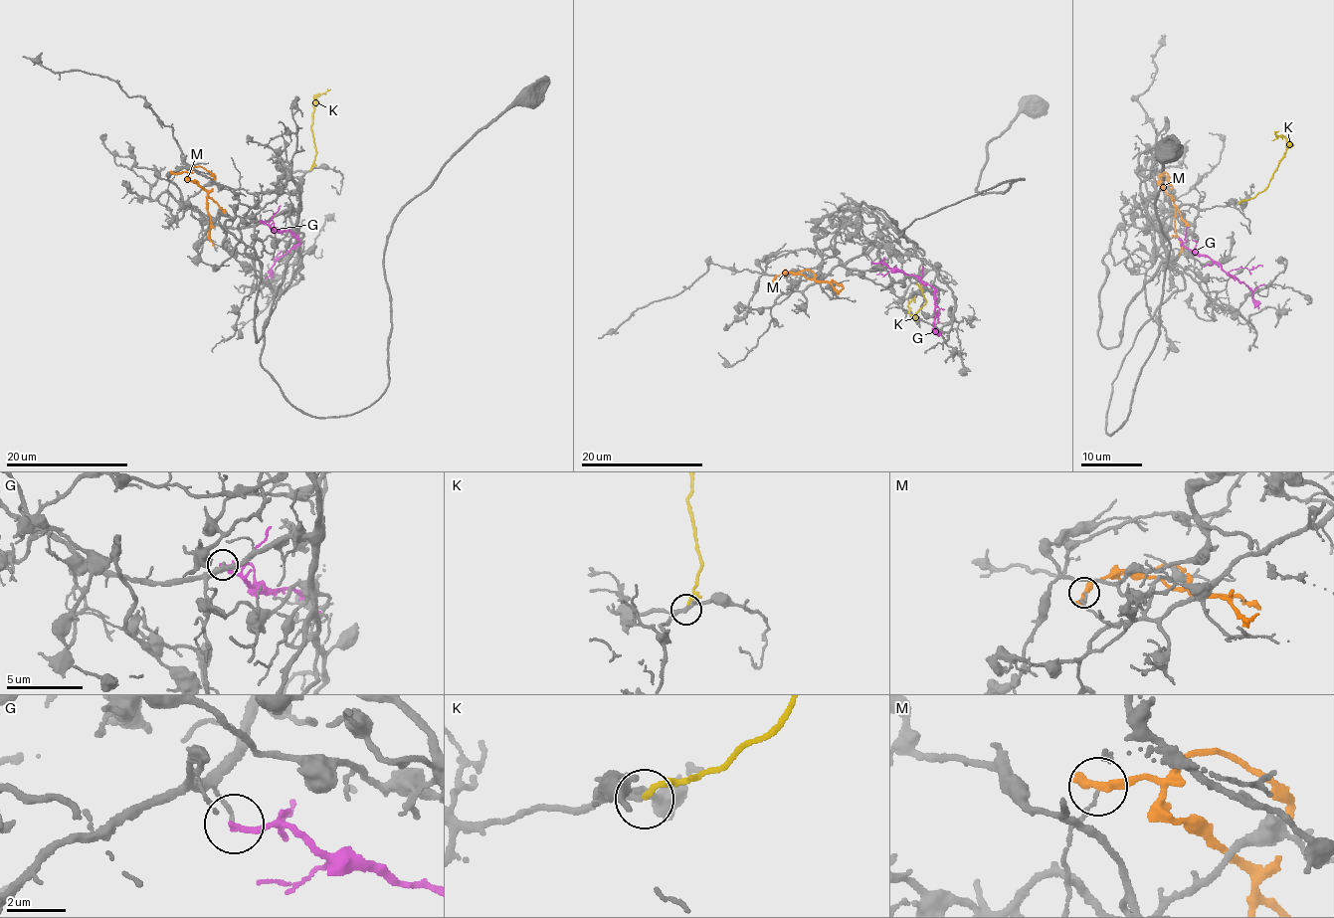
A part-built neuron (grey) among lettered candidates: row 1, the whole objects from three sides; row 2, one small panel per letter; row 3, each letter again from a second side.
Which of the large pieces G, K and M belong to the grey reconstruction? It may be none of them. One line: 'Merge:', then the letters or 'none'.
Merge: K

